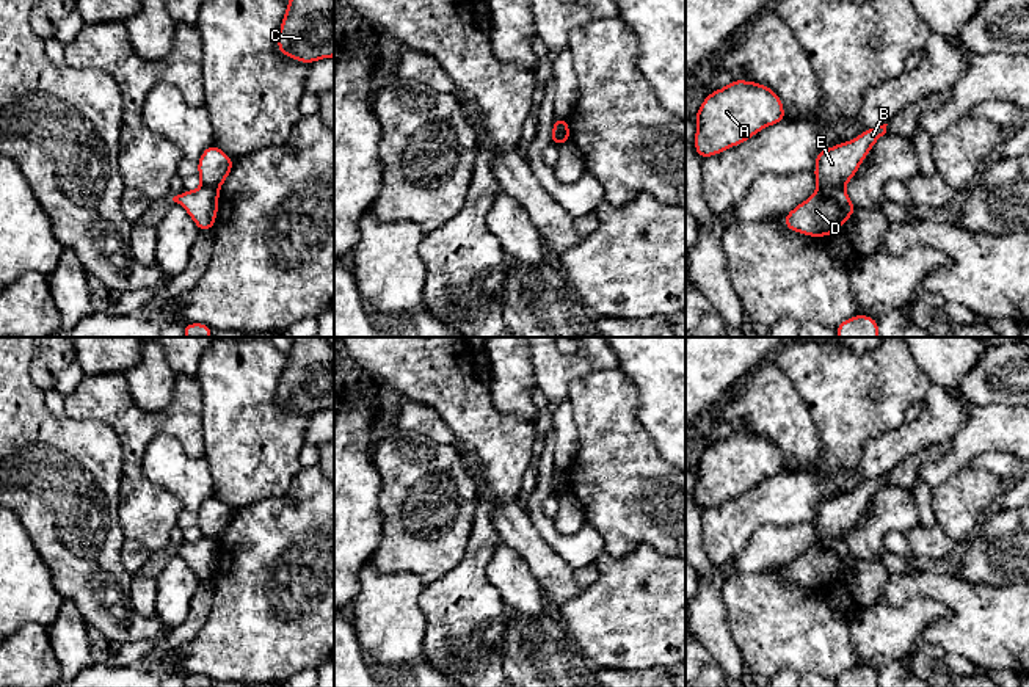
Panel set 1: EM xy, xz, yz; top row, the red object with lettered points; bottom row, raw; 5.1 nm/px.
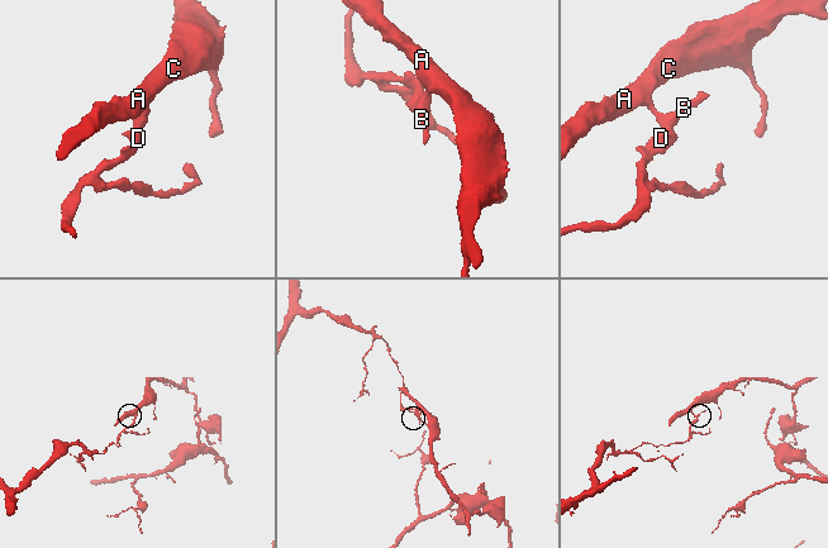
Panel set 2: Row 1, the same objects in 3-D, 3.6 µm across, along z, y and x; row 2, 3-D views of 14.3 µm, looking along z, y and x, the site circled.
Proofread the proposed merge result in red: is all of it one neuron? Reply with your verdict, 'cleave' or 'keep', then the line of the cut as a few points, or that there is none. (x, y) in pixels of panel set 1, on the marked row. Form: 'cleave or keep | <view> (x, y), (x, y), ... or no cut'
cleave | yz (818, 185), (843, 187)

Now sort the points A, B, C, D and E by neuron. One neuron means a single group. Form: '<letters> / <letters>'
A B C E / D

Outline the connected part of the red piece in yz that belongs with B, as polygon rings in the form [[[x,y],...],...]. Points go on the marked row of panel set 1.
[[[886,125],[871,127],[852,141],[819,151],[813,173],[817,187],[844,187],[853,179],[871,147],[886,133]]]

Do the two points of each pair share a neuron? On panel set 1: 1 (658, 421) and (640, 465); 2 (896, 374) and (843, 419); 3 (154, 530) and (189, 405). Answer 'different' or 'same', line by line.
1: different
2: same
3: same

